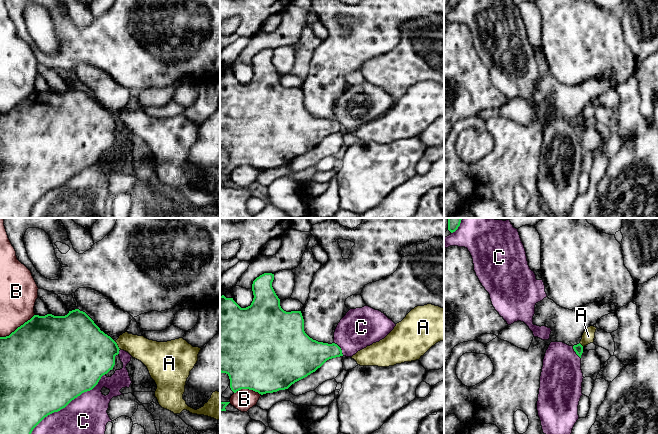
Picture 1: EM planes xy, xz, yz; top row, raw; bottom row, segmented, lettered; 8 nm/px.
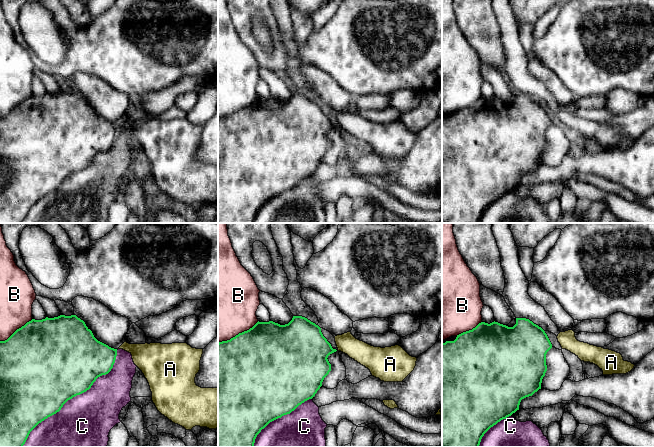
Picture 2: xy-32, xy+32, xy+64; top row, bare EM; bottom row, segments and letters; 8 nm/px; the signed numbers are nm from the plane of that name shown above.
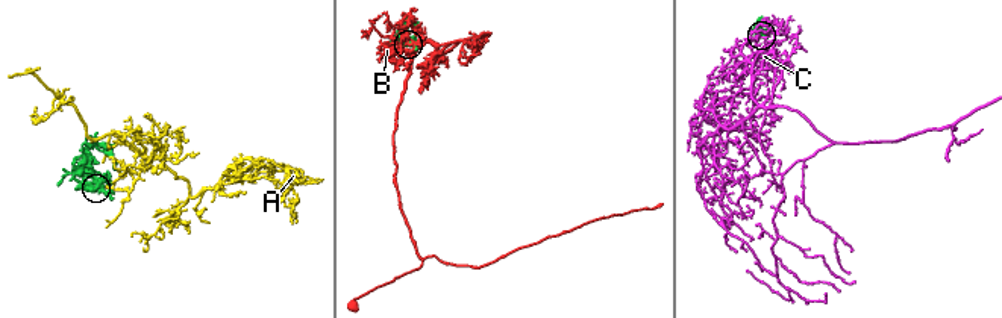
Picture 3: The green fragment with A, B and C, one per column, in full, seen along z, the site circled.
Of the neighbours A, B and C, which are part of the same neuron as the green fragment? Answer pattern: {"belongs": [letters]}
{"belongs": []}

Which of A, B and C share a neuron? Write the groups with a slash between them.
A / B / C

